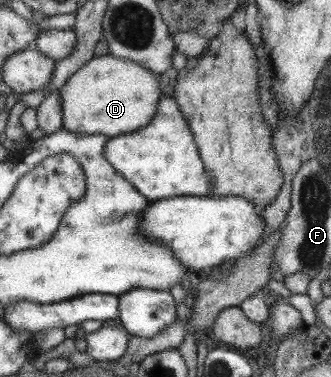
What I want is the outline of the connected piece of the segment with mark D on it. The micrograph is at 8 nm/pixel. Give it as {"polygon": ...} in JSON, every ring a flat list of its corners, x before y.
{"polygon":[[111,54,95,56,61,88,63,130,78,135,103,134,113,138,145,129,157,113,162,98,160,80,153,71,135,61]]}

